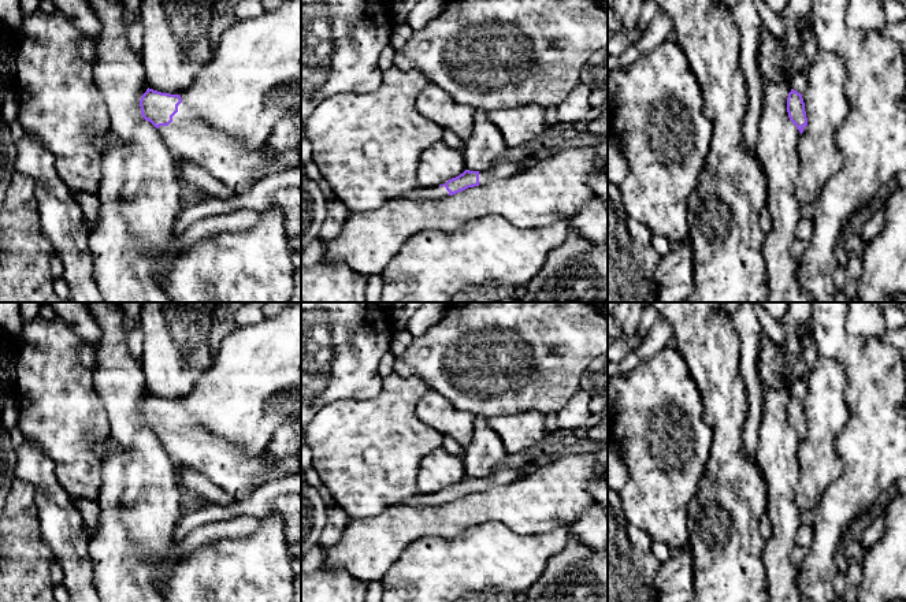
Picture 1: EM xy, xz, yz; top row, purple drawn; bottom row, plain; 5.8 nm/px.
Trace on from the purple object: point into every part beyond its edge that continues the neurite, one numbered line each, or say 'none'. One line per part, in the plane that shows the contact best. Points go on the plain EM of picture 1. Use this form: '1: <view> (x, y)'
1: xy (190, 446)
2: xz (418, 500)

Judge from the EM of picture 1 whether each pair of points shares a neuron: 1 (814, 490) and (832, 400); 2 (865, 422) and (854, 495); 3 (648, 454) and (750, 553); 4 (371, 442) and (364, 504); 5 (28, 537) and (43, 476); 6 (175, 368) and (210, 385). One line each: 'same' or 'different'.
1: same
2: same
3: different
4: same
5: different
6: different

